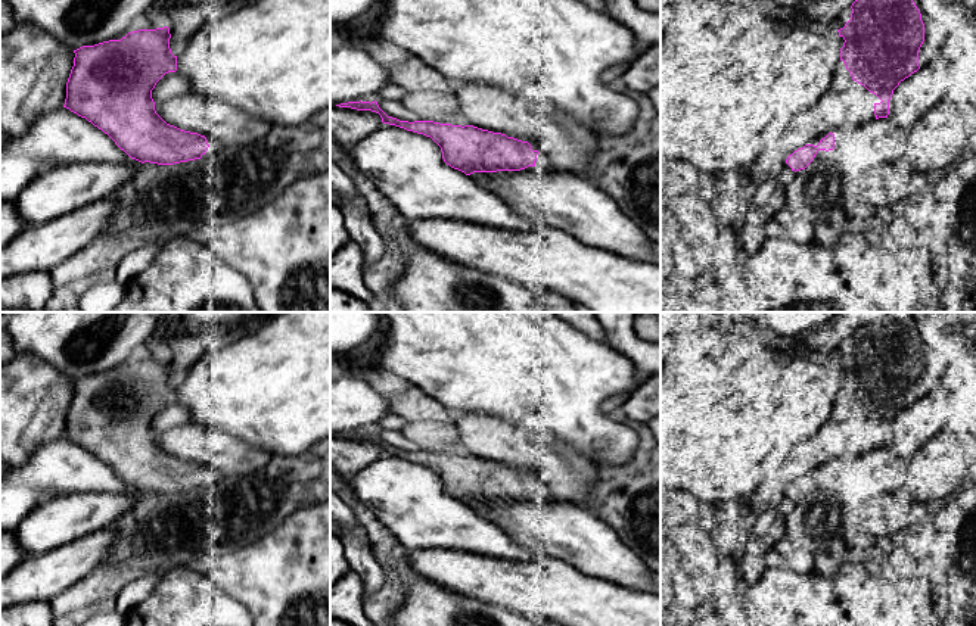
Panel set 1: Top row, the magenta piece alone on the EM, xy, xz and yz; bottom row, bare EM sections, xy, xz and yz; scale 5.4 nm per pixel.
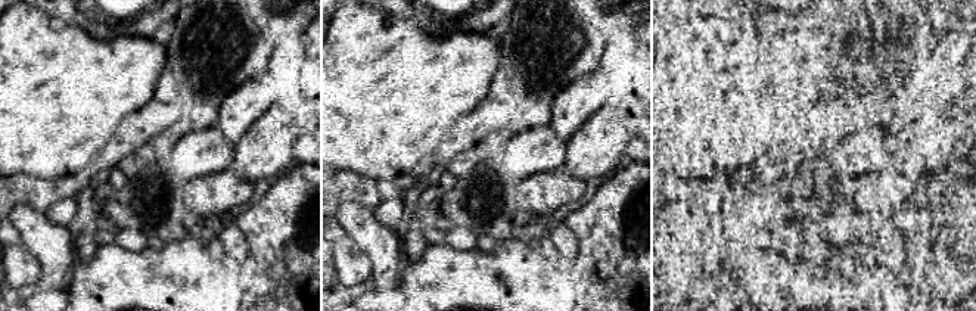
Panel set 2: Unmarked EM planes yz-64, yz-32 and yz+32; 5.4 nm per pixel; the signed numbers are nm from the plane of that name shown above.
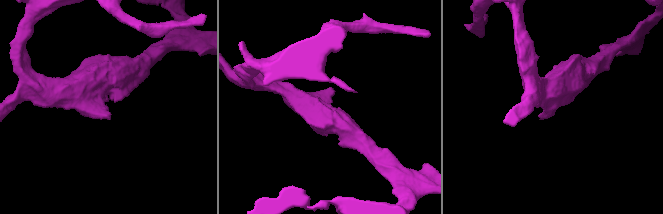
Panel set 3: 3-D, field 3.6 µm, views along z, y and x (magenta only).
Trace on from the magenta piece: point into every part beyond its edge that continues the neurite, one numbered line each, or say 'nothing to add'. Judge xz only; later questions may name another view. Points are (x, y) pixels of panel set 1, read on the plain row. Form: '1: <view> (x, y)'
1: xz (541, 494)

